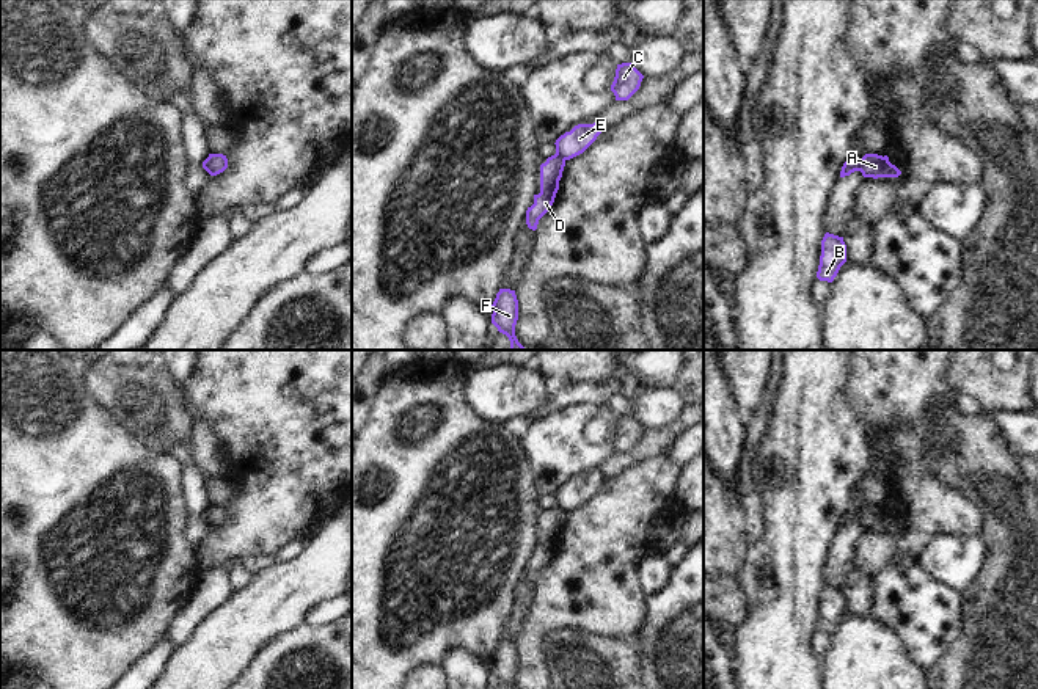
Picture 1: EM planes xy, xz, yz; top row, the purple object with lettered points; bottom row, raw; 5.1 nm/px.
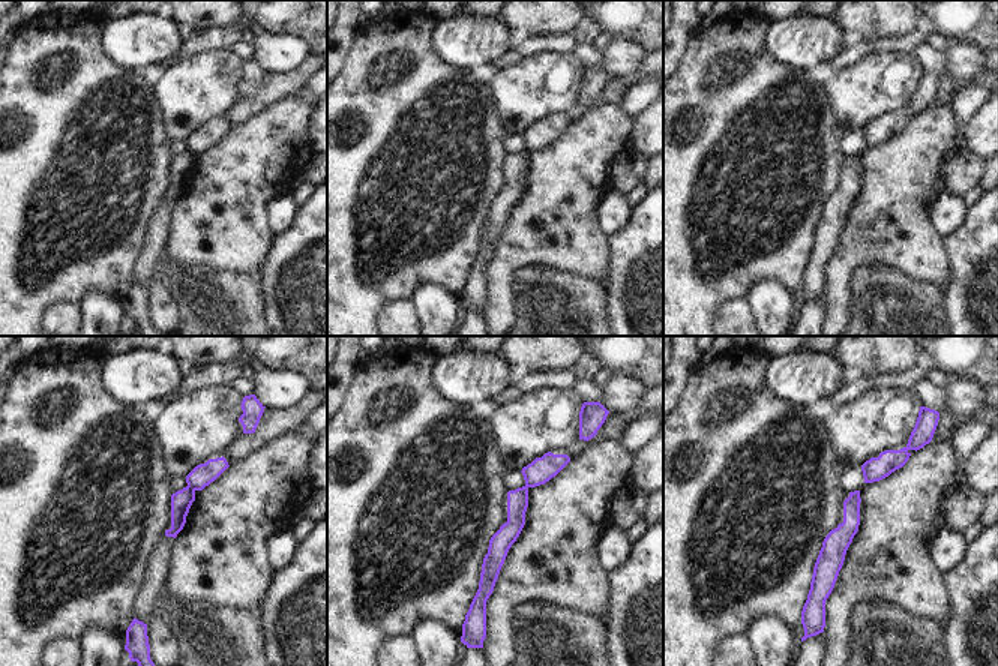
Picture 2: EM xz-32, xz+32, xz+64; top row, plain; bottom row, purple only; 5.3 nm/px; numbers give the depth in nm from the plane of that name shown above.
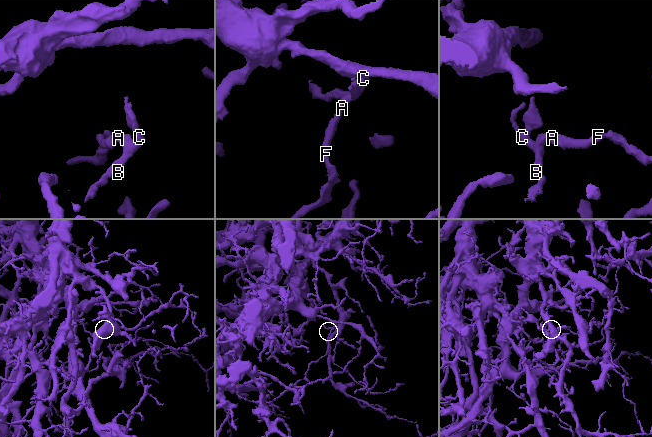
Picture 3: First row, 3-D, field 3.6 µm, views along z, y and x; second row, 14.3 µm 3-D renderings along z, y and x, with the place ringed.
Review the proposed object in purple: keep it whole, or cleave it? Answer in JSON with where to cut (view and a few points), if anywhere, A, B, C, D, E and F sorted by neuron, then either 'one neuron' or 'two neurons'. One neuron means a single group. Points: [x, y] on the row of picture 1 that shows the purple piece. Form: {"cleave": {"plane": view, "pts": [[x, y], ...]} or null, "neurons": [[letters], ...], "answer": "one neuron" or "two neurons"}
{"cleave": {"plane": "yz", "pts": [[861, 159], [858, 170]]}, "neurons": [["A", "D", "F"], ["B", "C", "E"]], "answer": "two neurons"}

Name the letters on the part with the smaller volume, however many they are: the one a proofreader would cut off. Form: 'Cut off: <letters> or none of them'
Cut off: B, C, E

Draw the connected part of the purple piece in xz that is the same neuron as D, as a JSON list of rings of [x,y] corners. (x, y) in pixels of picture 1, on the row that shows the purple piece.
[[[557,154],[548,157],[540,165],[540,193],[534,195],[534,204],[526,210],[526,224],[529,229],[535,231],[539,220],[551,209],[564,166],[565,160]]]

